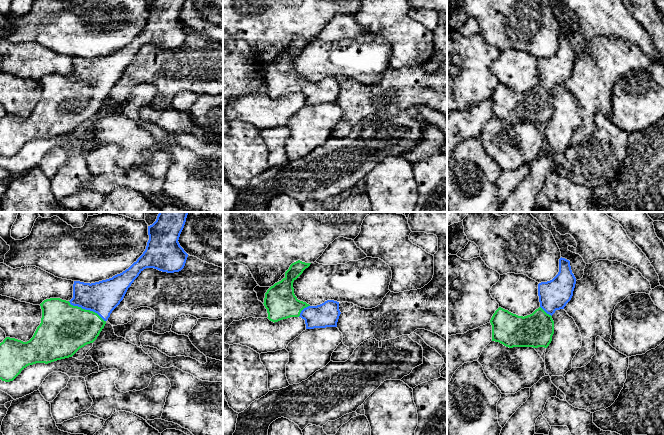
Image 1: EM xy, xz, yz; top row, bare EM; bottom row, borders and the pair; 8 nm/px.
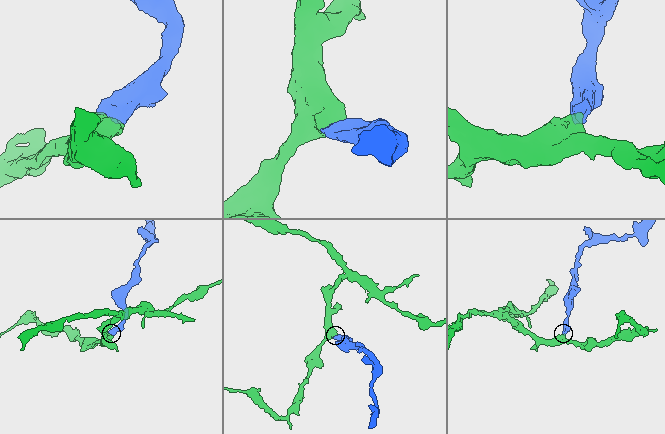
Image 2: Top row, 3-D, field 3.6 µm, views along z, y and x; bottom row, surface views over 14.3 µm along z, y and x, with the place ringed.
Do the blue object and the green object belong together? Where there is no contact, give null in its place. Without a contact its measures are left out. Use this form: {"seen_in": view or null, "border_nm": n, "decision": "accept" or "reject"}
{"seen_in": "xy", "border_nm": 340, "decision": "accept"}

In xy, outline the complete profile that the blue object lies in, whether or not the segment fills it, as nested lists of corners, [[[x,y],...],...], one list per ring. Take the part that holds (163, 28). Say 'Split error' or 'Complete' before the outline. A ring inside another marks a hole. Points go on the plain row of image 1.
Split error. [[[152,0],[148,2],[149,16],[143,30],[128,45],[112,54],[95,59],[74,57],[73,74],[70,77],[60,74],[44,76],[41,99],[33,113],[23,118],[6,113],[0,119],[0,155],[13,157],[21,147],[36,139],[51,139],[72,133],[80,124],[93,119],[104,104],[112,87],[123,76],[128,64],[146,44],[154,44],[162,48],[181,47],[188,30],[180,22],[178,16],[185,0]]]

